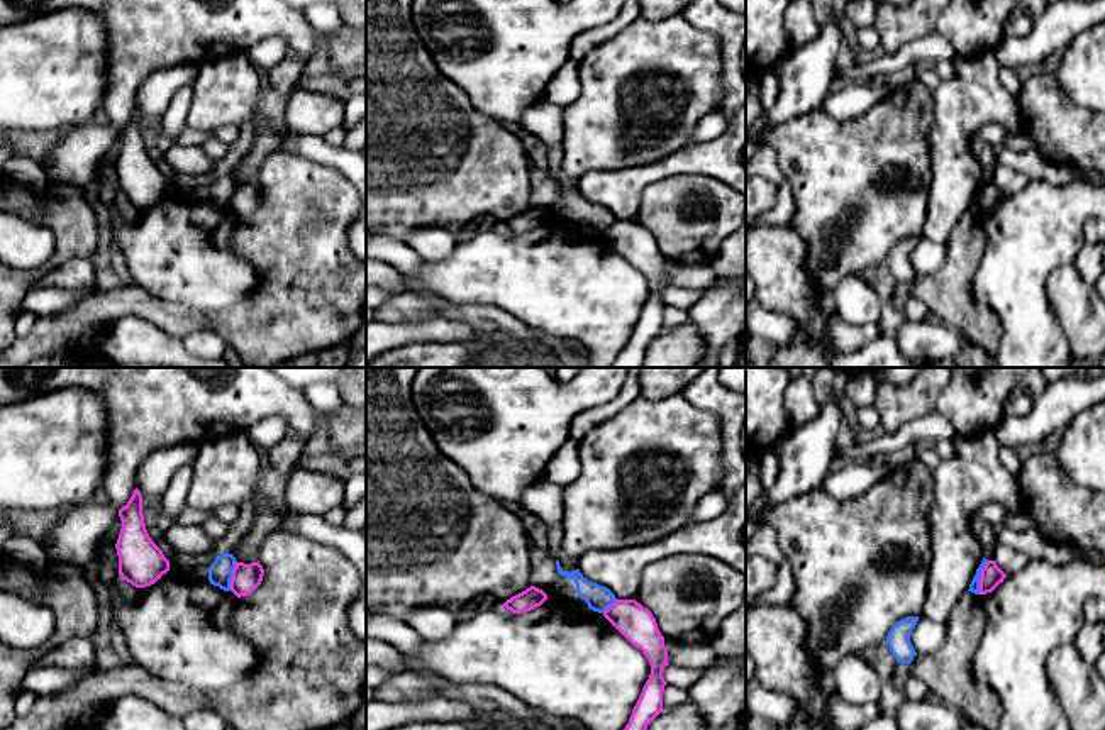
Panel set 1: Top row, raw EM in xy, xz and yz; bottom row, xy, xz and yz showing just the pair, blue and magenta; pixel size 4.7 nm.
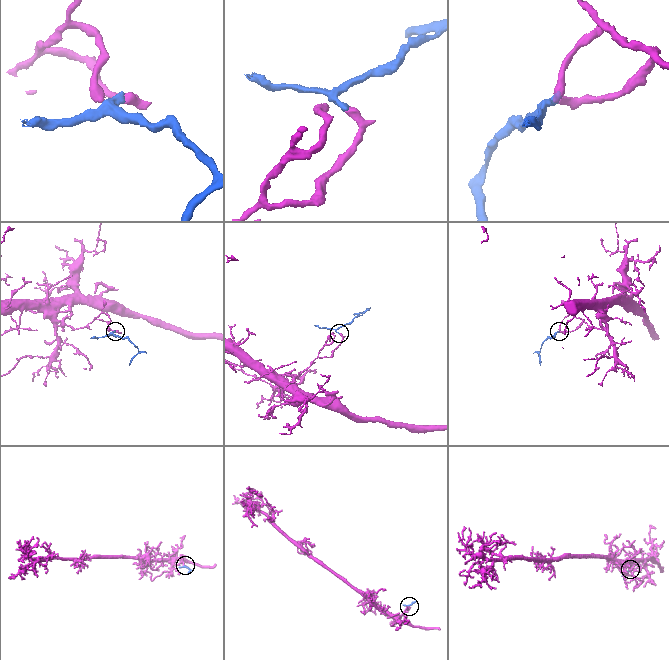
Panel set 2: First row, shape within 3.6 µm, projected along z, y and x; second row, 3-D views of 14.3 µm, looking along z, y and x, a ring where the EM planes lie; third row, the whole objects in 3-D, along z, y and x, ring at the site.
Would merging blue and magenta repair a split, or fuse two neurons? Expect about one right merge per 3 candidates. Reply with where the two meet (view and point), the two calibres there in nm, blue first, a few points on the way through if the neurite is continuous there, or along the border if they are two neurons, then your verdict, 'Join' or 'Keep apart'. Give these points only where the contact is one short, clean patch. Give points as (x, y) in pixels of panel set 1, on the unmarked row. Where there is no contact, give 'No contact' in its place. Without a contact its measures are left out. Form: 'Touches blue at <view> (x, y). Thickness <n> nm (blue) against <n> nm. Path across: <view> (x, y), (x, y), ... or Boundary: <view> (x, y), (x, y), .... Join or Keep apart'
Touches blue at yz (980, 199). Thickness 50 nm (blue) against 100 nm. Boundary: yz (988, 182), (982, 190), (978, 214). Keep apart

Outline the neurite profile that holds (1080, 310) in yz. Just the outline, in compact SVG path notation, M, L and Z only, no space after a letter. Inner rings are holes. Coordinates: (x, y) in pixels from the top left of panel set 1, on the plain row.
M1074 263L1052 269L1046 293L1076 362L1098 362L1105 354L1105 300L1080 276Z

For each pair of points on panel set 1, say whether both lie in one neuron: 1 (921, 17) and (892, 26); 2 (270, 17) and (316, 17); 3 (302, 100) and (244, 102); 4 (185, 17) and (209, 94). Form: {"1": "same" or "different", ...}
{"1": "same", "2": "different", "3": "different", "4": "different"}

